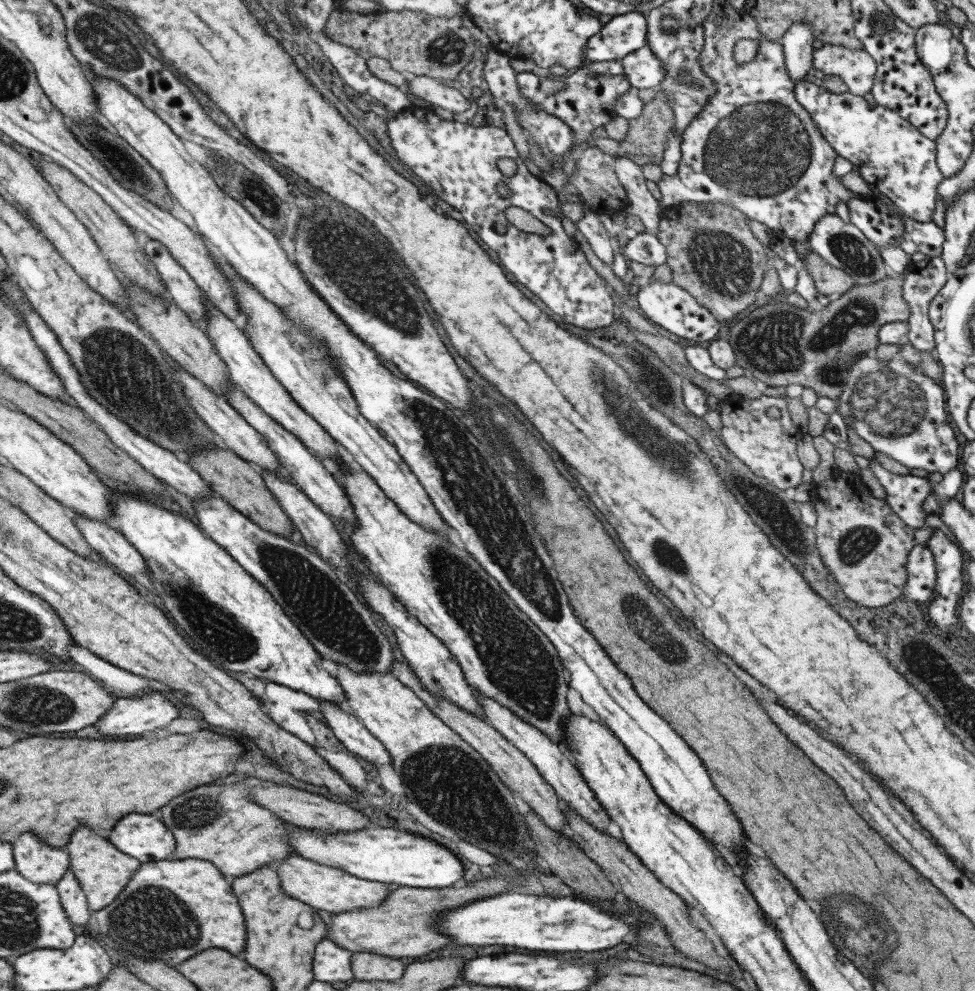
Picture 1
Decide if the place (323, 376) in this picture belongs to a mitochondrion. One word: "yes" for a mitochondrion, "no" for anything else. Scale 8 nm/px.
yes

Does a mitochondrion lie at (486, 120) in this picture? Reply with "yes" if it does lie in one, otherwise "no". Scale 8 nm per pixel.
no

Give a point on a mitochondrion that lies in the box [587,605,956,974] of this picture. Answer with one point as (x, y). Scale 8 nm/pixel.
(858, 934)

